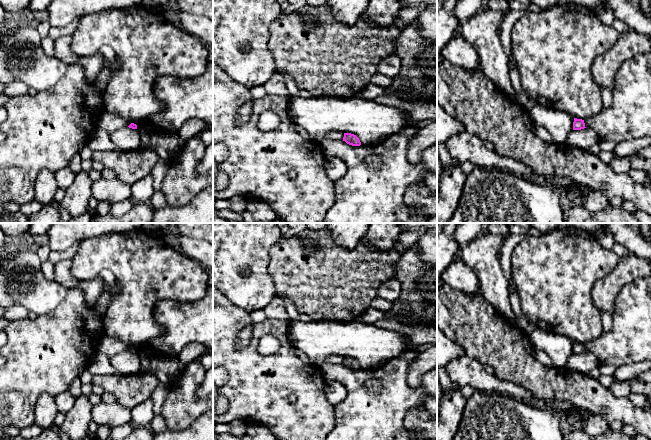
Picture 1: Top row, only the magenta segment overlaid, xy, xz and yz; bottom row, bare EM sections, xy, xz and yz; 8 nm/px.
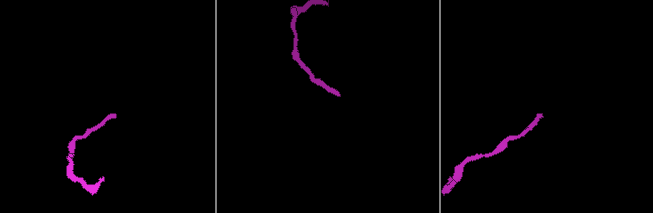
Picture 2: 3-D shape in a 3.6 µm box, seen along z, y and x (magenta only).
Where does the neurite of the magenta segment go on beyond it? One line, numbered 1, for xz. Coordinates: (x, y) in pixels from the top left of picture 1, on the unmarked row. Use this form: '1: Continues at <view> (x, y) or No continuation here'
1: No continuation here

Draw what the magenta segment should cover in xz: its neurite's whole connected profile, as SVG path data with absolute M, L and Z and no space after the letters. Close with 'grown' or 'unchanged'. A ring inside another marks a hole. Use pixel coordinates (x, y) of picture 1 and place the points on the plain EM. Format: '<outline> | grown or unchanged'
M344 357L343 365L345 365L347 368L352 370L360 370L361 366L359 362L351 357Z | unchanged

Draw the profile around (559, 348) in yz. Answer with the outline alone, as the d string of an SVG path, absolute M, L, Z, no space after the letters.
M534 326L529 339L535 349L544 351L550 357L554 367L565 368L568 359L573 355L574 342L562 334Z

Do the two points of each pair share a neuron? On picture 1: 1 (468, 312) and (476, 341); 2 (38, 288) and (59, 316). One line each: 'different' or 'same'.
1: same
2: different

